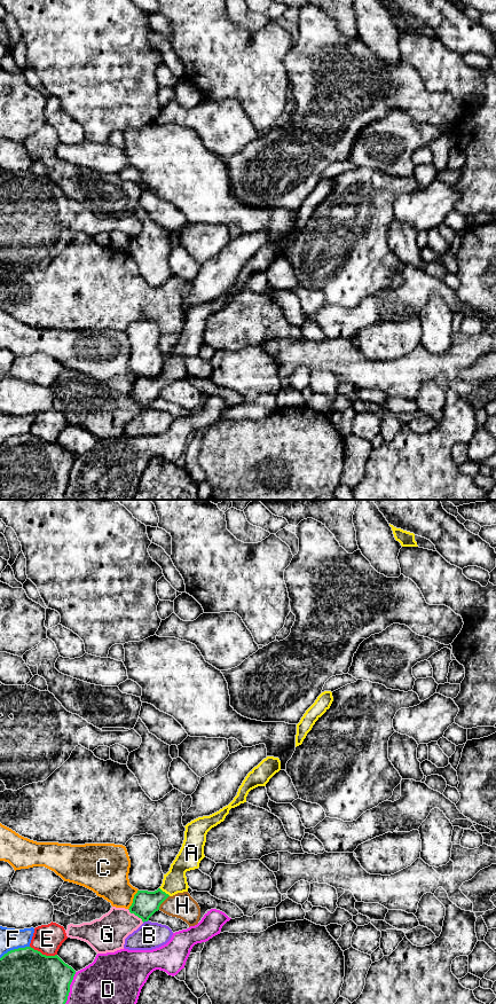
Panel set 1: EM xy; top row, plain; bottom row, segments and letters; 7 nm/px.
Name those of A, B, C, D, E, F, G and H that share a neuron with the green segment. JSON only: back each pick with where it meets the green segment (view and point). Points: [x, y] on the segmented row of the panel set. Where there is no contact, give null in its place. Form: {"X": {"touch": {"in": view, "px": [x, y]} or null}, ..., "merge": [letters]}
{"A": {"touch": {"in": "xy", "px": [164, 892]}}, "merge": ["A"]}

